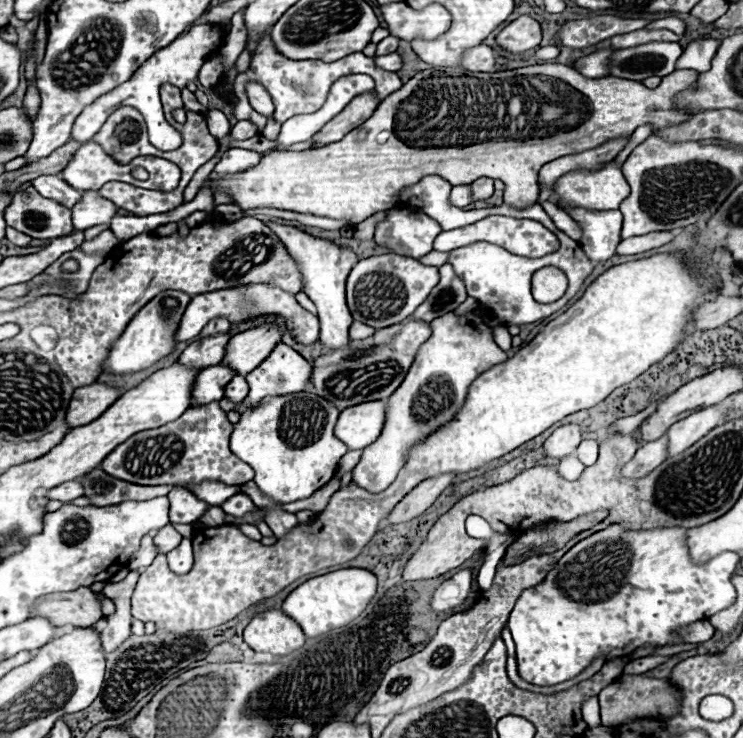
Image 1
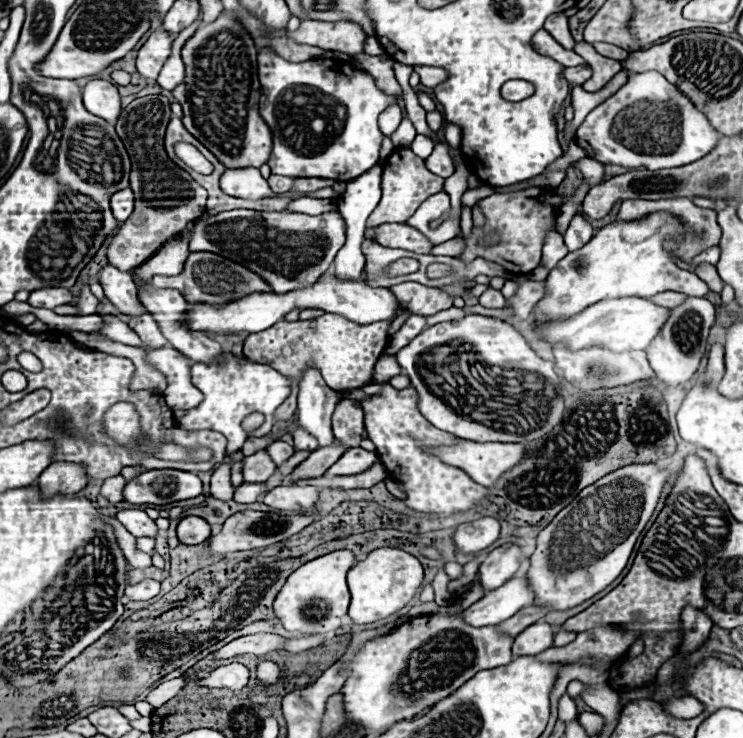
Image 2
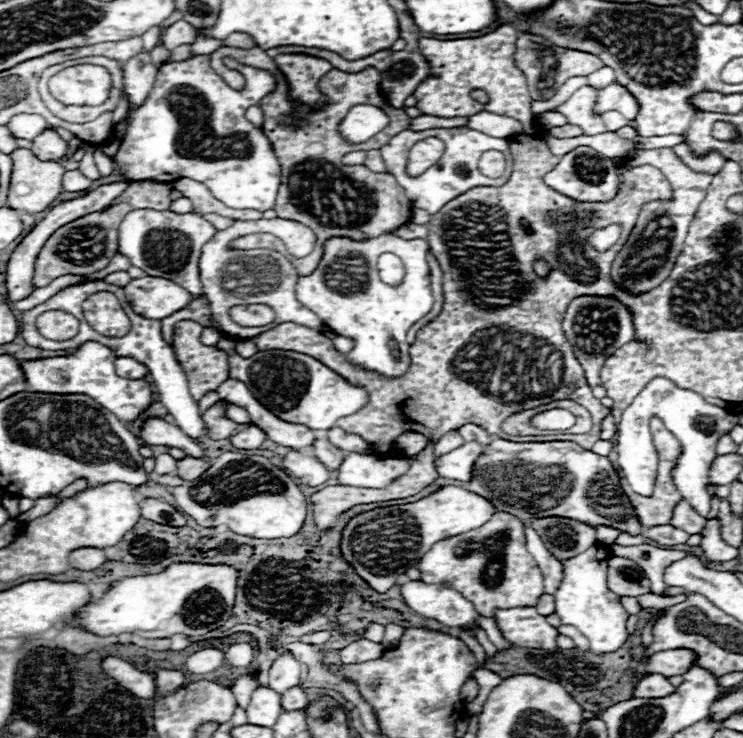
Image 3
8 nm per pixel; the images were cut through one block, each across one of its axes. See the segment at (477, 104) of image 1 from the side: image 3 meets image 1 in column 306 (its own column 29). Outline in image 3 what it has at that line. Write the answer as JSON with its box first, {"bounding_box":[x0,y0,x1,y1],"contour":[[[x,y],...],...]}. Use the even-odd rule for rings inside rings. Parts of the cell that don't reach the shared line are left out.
{"bounding_box":[8,148,64,214],"contour":[[[18,148],[12,154],[12,164],[14,164],[14,172],[12,172],[12,180],[10,180],[10,188],[8,188],[8,208],[12,210],[22,210],[28,214],[38,214],[42,210],[46,210],[54,198],[62,192],[62,176],[64,176],[64,168],[60,162],[54,160],[38,160],[32,150],[28,148]]]}

